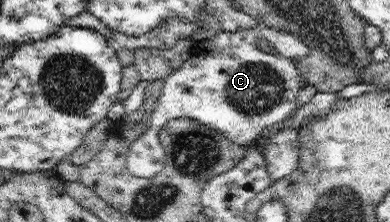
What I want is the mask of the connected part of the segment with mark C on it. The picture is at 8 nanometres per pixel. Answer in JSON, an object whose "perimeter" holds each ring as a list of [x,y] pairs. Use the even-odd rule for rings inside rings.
{"perimeter":[[[261,21],[250,29],[242,29],[234,33],[221,30],[211,36],[198,37],[192,57],[164,79],[154,113],[150,117],[150,126],[129,148],[126,170],[140,178],[151,179],[158,176],[165,165],[165,149],[160,141],[162,127],[166,127],[166,123],[178,118],[200,121],[240,147],[257,144],[265,134],[275,132],[277,128],[286,125],[292,114],[296,112],[299,104],[296,96],[304,82],[292,58],[305,57],[308,53],[309,47],[299,37],[289,31],[272,29]],[[257,39],[268,41],[276,49],[276,54],[268,50],[264,51],[256,44]]]}

